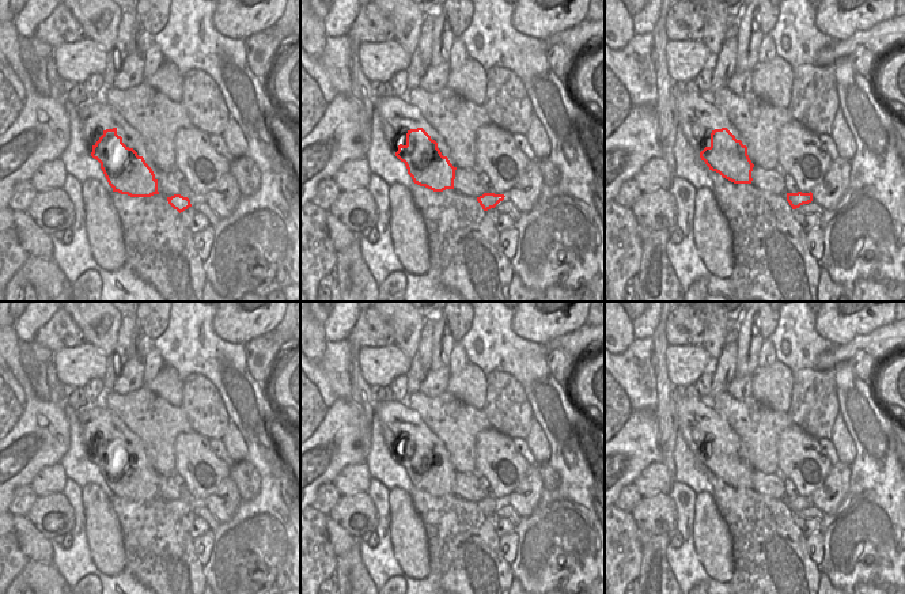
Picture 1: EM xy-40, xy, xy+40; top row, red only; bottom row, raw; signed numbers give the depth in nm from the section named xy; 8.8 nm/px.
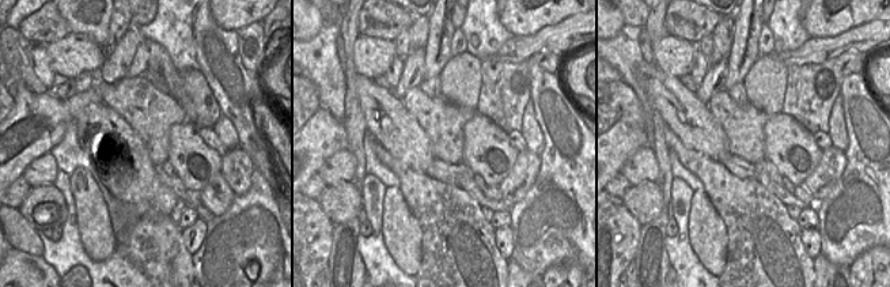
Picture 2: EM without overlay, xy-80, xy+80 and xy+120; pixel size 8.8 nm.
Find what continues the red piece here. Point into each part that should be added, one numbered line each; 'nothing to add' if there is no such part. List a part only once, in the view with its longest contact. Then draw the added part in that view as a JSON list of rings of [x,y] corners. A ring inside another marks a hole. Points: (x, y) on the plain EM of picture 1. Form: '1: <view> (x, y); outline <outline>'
1: xy (397, 420); outline [[[402,401],[375,402],[375,413],[379,416],[380,432],[391,458],[395,461],[398,450],[406,450],[406,438],[410,434],[423,432],[438,447],[443,461],[457,472],[450,461],[444,443],[427,427],[421,417]]]

